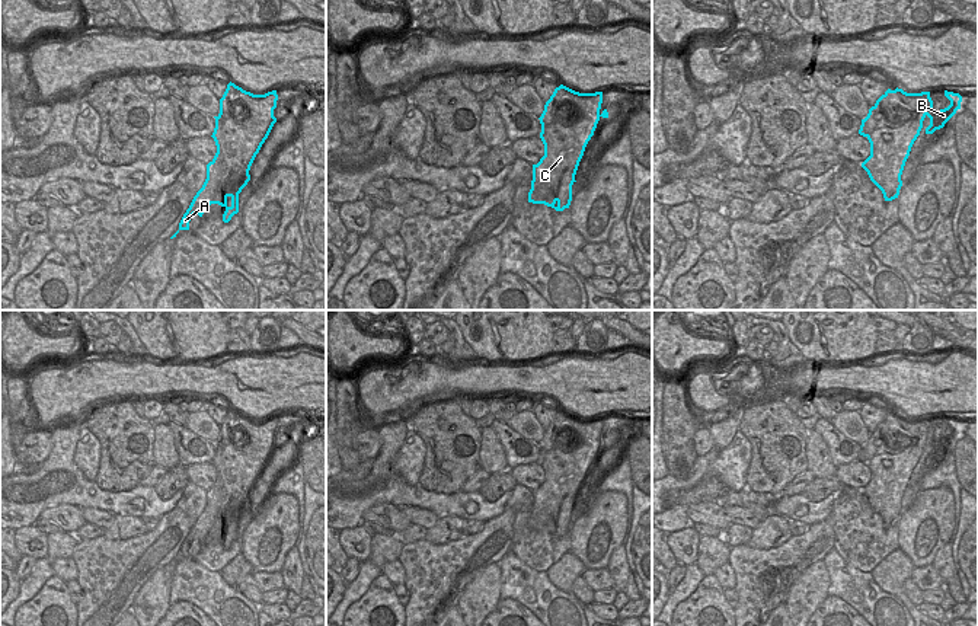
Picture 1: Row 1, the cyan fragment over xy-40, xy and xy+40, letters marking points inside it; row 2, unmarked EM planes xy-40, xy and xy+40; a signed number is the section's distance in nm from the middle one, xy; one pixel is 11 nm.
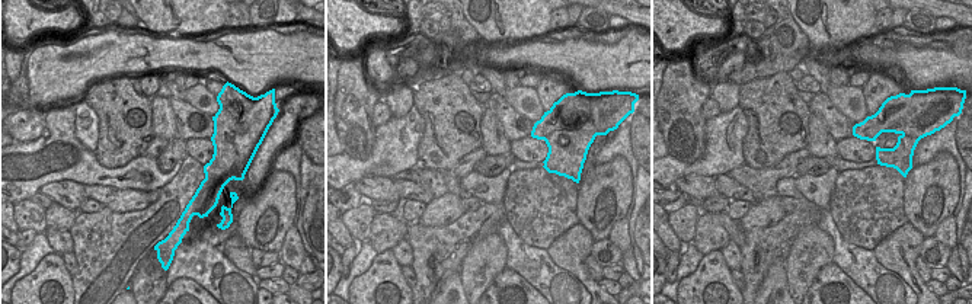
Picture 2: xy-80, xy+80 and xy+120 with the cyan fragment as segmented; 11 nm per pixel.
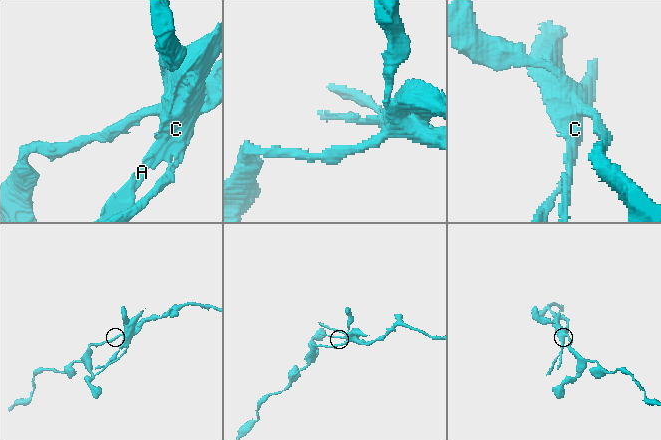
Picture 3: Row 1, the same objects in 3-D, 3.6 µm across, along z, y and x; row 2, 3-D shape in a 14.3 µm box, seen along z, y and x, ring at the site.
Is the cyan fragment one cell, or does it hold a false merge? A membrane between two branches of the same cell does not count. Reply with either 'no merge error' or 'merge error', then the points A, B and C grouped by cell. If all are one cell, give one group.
merge error; groups A C / B

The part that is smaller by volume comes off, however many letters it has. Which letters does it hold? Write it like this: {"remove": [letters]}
{"remove": ["A", "C"]}

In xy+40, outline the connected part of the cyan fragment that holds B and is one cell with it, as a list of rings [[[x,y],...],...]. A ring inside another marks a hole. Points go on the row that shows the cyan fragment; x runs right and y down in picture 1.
[[[898,87],[895,90],[888,89],[869,109],[867,116],[862,119],[859,134],[867,137],[875,130],[885,127],[898,128],[910,119],[913,124],[907,125],[907,128],[911,131],[910,137],[914,140],[920,135],[926,116],[930,118],[926,134],[933,134],[936,130],[943,128],[956,111],[961,109],[962,96],[959,93],[945,90],[945,96],[950,100],[950,105],[934,111],[930,92],[907,93]],[[894,108],[899,109],[899,119],[891,124],[888,116]]]

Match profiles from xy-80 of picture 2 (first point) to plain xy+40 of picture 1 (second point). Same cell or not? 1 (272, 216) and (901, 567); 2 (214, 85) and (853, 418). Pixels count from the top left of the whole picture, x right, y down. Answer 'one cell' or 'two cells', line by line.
1: two cells
2: two cells

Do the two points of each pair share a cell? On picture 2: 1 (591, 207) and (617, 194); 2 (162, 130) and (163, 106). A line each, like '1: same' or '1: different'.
1: same
2: same

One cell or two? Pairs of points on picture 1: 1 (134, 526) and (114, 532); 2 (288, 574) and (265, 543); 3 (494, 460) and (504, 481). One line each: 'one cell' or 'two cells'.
1: one cell
2: two cells
3: two cells

